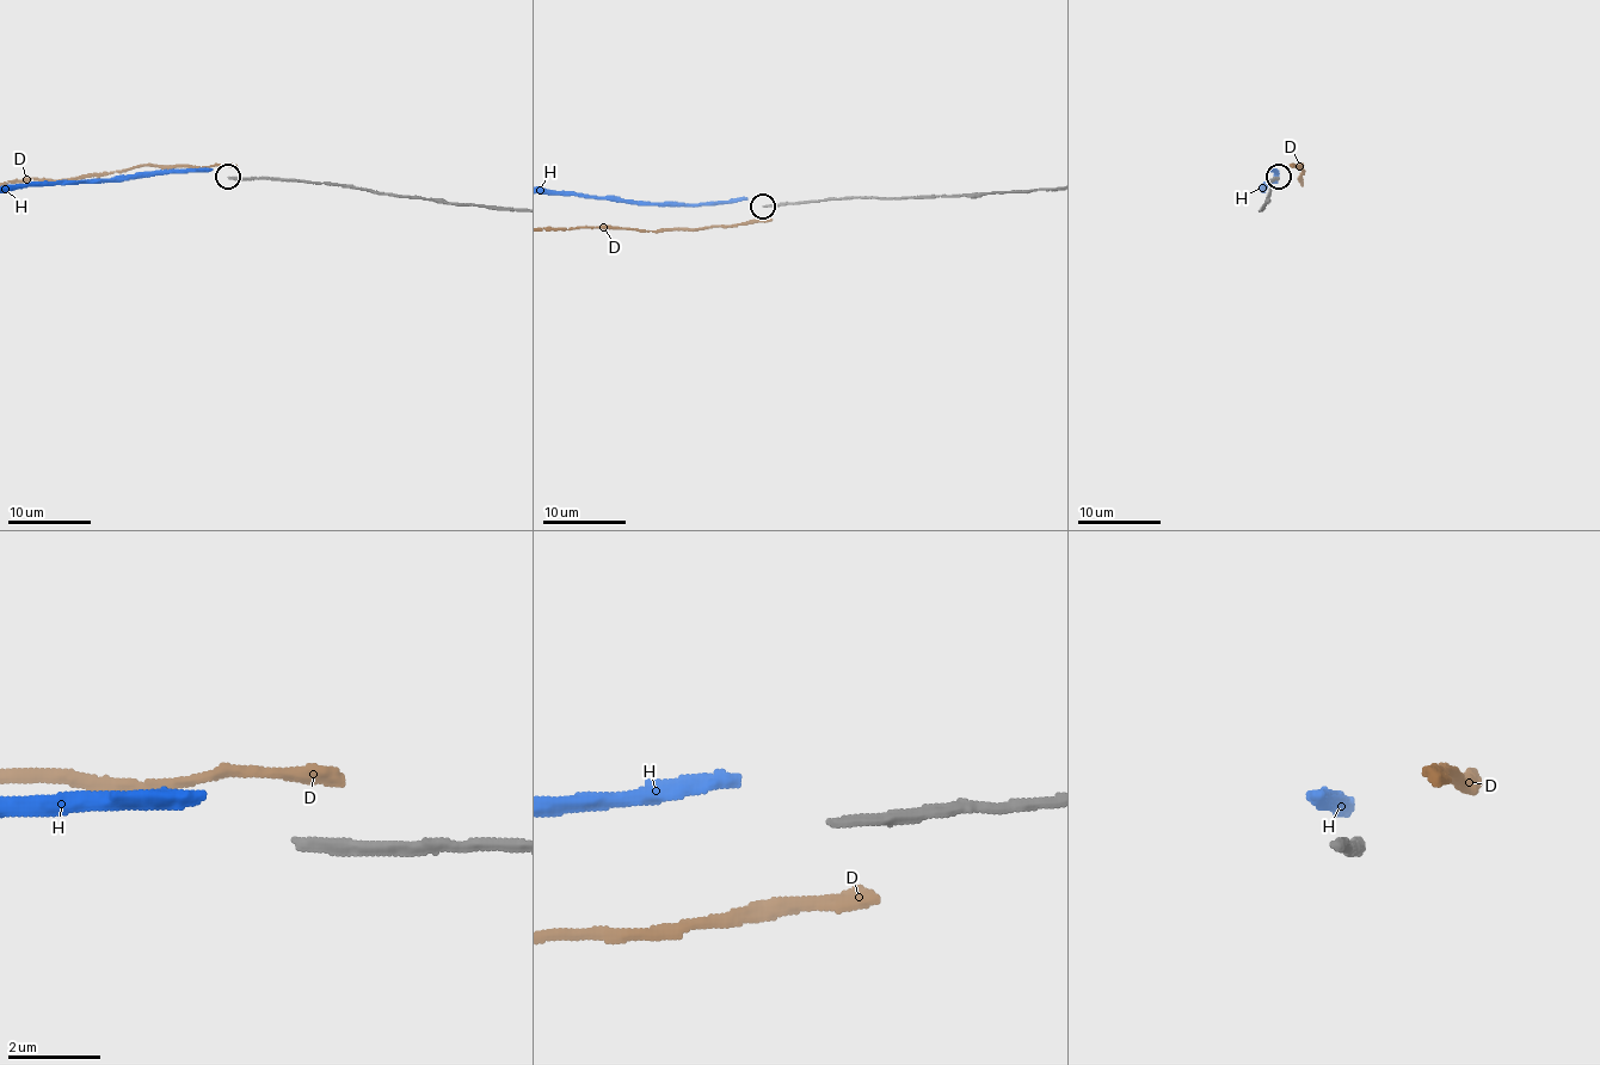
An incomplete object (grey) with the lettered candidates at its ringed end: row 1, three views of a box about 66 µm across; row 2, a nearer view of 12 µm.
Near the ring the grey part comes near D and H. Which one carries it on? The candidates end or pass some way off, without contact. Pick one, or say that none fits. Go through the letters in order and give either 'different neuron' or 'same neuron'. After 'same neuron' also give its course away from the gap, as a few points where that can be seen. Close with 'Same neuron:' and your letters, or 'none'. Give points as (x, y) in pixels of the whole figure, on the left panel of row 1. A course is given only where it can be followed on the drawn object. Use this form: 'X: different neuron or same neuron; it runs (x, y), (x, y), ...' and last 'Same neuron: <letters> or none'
D: different neuron
H: different neuron
Same neuron: none

